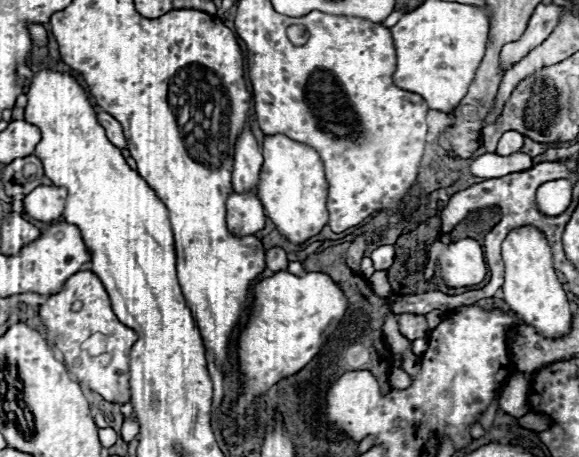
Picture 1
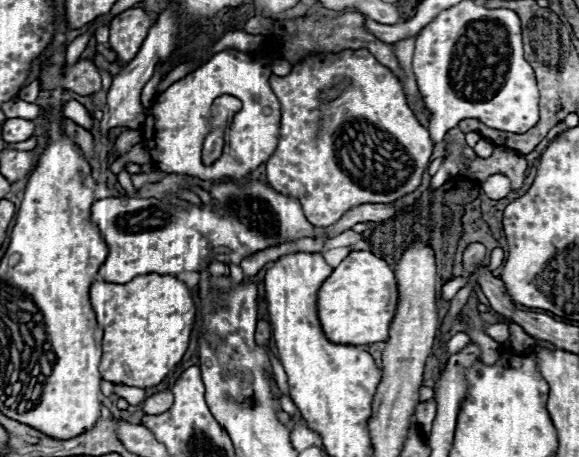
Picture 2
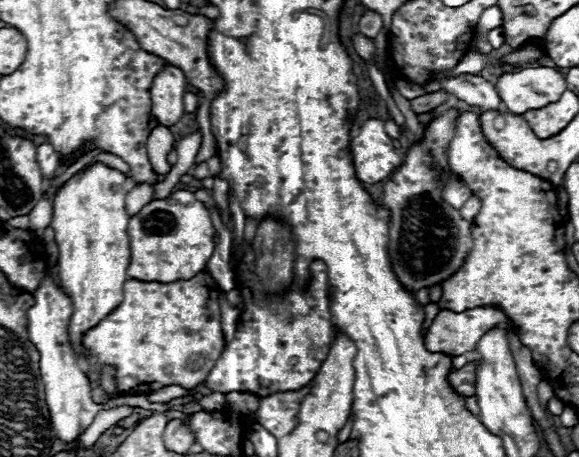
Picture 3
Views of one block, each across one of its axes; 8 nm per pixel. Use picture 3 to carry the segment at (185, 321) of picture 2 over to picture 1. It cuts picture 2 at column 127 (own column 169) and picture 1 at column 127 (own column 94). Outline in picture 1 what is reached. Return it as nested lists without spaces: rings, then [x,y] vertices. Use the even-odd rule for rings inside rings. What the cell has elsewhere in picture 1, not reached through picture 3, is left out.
[[[86,270],[68,278],[62,292],[50,296],[46,304],[40,306],[40,318],[42,324],[50,328],[52,340],[62,352],[66,368],[76,376],[78,382],[86,384],[106,402],[124,404],[130,400],[128,352],[138,336],[132,328],[116,318],[110,298],[94,272]]]

